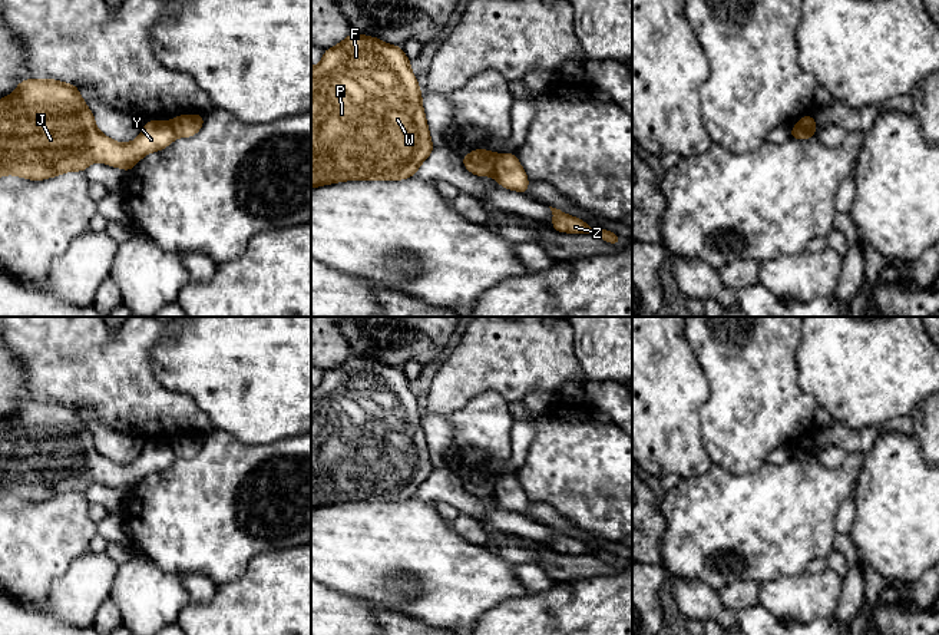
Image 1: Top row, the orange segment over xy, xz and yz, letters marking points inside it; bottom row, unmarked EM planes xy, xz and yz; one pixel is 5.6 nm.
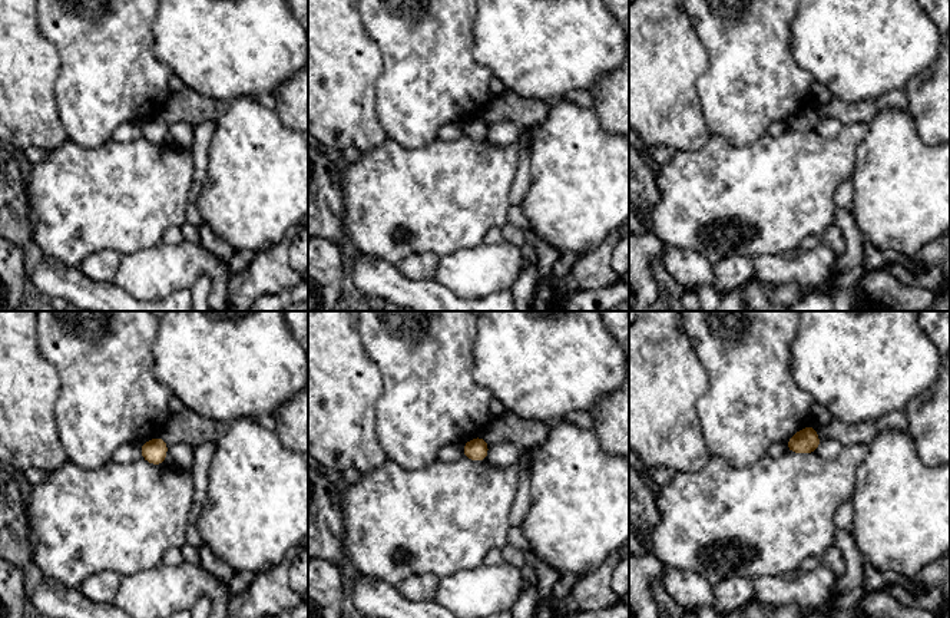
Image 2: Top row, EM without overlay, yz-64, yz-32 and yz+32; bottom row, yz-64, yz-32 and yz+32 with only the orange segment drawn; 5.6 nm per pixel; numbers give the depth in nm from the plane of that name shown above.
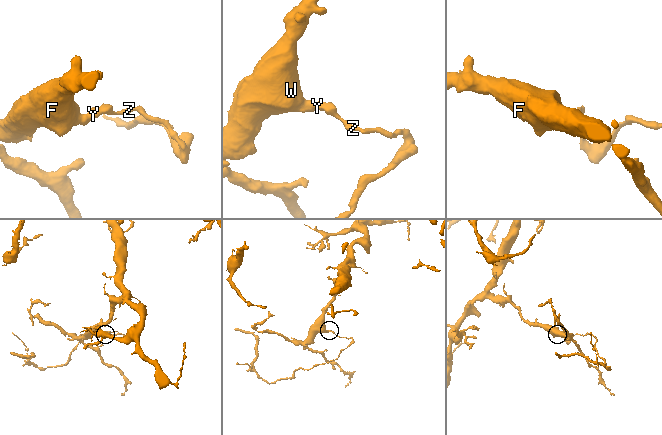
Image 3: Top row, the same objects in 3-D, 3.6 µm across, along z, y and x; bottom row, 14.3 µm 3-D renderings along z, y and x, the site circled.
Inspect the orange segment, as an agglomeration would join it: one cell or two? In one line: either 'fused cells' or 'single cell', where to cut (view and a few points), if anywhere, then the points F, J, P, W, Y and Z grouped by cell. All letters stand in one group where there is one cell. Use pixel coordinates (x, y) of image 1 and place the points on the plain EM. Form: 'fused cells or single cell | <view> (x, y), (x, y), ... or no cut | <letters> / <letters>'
fused cells | xz (496, 476), (492, 496) | F J P W Y / Z

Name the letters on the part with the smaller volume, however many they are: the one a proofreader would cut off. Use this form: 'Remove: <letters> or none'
Remove: Z

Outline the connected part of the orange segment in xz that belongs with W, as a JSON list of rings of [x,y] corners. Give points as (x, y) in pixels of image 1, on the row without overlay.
[[[350,354],[341,364],[324,371],[320,386],[311,387],[311,510],[344,502],[401,502],[414,497],[434,470],[421,419],[423,414],[410,388],[410,380],[400,367],[387,366],[377,358]]]

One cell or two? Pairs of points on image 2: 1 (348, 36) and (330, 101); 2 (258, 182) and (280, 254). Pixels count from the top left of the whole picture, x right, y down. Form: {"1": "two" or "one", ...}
{"1": "one", "2": "two"}

